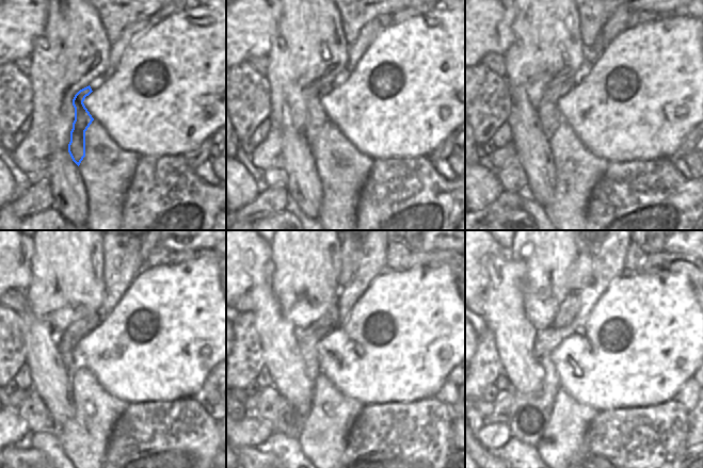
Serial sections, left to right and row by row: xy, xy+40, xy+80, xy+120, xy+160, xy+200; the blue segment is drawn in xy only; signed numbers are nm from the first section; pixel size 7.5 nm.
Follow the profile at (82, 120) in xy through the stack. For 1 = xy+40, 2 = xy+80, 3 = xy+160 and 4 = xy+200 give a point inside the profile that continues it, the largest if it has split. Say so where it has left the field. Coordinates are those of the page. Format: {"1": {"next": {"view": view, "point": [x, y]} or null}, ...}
{"1": {"next": {"view": "xy+40", "point": [317, 117]}}, "2": {"next": {"view": "xy+80", "point": [550, 116]}}, "3": {"next": {"view": "xy+160", "point": [308, 339]}}, "4": {"next": {"view": "xy+200", "point": [569, 309]}}}

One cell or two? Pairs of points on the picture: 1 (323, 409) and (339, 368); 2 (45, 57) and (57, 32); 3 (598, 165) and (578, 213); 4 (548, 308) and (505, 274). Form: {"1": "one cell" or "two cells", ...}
{"1": "two cells", "2": "one cell", "3": "one cell", "4": "two cells"}

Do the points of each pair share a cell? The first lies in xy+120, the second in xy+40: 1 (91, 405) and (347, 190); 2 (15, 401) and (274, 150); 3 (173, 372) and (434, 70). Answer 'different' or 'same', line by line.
1: same
2: same
3: same

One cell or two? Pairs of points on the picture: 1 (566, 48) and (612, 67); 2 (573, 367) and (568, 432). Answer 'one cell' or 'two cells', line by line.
1: two cells
2: two cells

